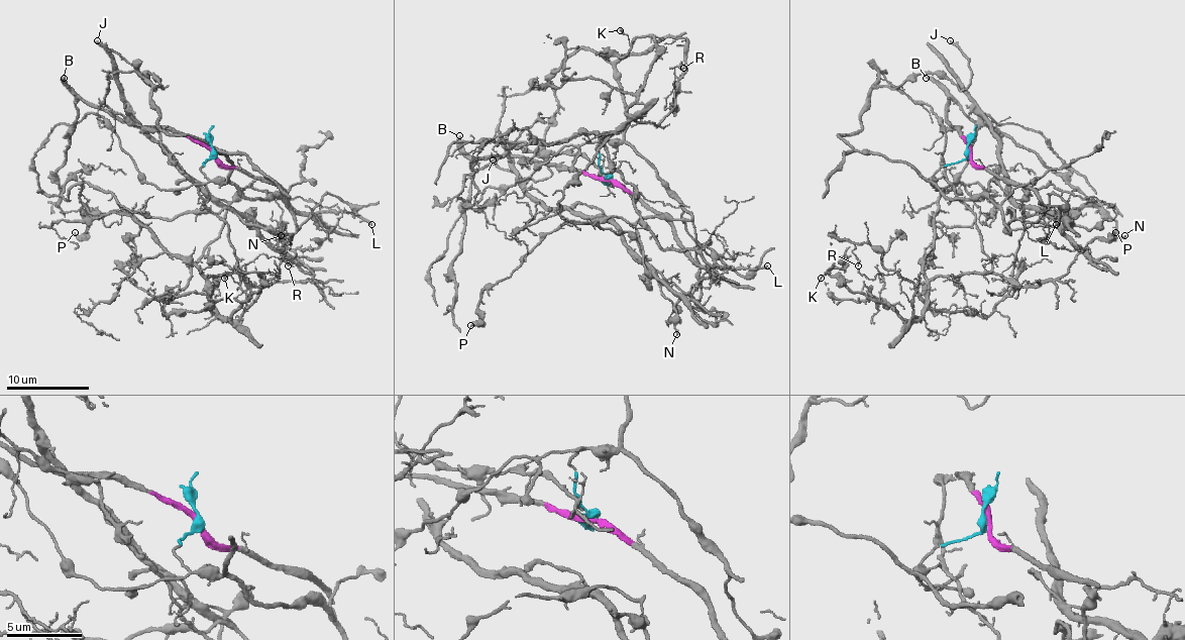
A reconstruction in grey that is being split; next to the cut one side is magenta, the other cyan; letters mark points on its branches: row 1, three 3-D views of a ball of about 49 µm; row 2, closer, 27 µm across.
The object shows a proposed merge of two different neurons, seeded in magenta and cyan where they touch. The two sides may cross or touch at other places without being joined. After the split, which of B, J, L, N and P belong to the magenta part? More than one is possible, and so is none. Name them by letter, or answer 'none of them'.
B, L

